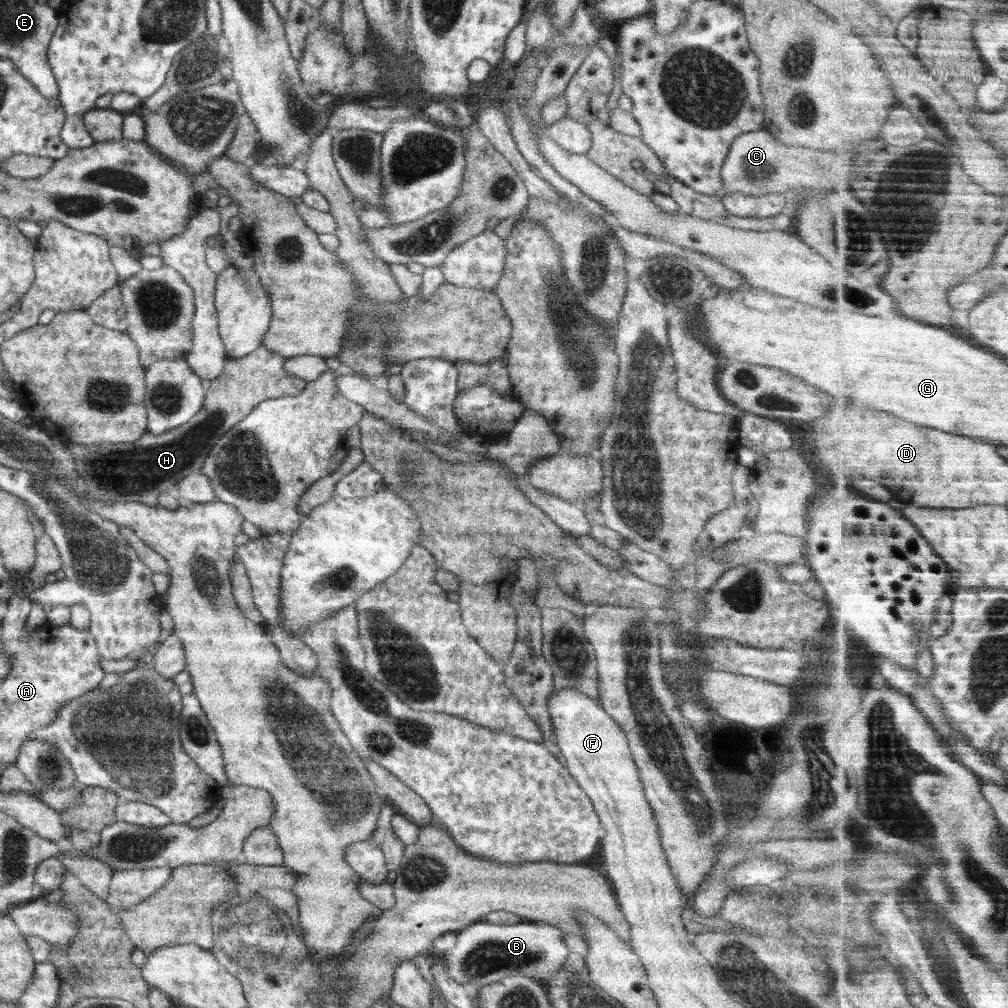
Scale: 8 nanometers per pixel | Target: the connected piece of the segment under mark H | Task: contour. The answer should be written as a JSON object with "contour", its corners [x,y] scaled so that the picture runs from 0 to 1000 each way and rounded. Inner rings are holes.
{"contour":[[[262,341],[240,355],[225,354],[218,373],[208,378],[200,405],[185,421],[163,431],[153,433],[145,428],[137,437],[127,440],[66,441],[66,446],[72,452],[77,471],[84,478],[88,492],[100,498],[136,498],[145,501],[157,501],[157,491],[161,488],[177,492],[177,477],[186,470],[198,467],[202,455],[214,440],[215,436],[224,431],[233,421],[242,417],[255,401],[272,394],[296,393],[300,389],[305,379],[286,372],[282,366],[283,357],[282,353],[270,349]]]}

